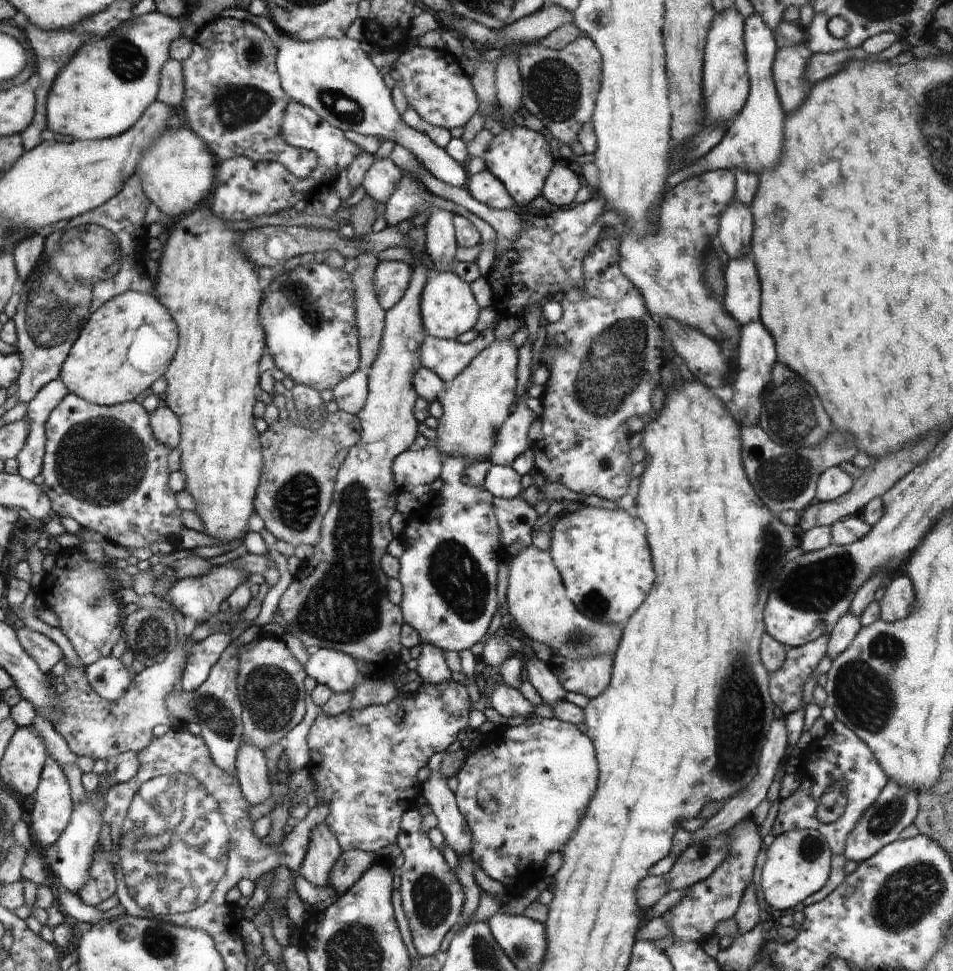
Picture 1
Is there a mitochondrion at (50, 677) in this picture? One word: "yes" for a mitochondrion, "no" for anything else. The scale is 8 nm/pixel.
no

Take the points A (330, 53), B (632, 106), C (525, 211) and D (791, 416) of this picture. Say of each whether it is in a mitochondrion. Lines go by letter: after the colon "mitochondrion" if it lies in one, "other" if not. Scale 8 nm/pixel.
A: other
B: other
C: other
D: mitochondrion

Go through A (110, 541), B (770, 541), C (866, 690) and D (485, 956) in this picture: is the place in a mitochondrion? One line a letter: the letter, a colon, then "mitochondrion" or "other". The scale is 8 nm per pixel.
A: other
B: mitochondrion
C: mitochondrion
D: mitochondrion

